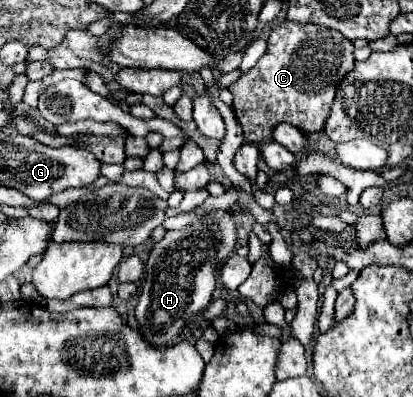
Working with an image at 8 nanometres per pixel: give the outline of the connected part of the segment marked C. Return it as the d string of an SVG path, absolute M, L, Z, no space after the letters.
M283 22L271 30L267 46L267 52L259 58L259 62L229 86L229 92L233 94L233 110L243 126L243 138L251 144L267 142L269 130L273 130L277 122L289 122L305 132L321 132L325 128L325 118L335 98L339 80L353 70L353 44L343 34L337 34L337 30L321 28L319 34L319 26Z

